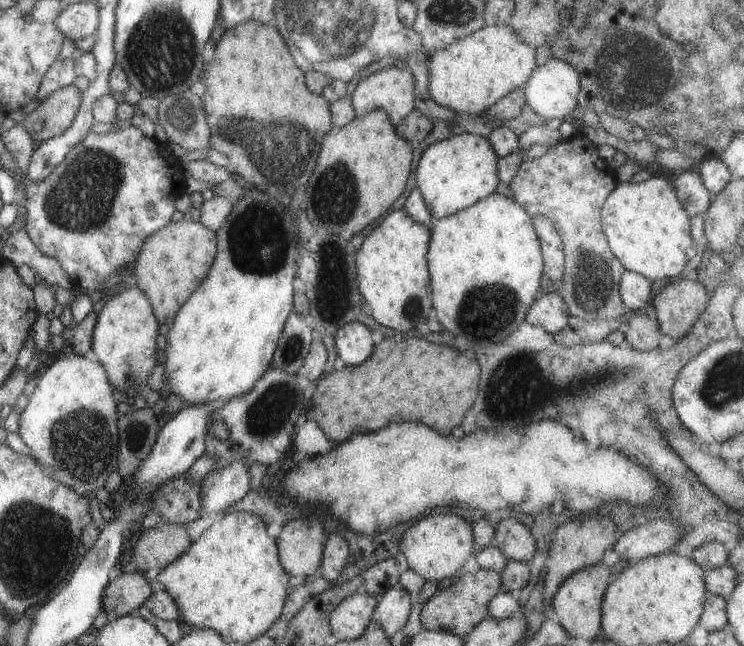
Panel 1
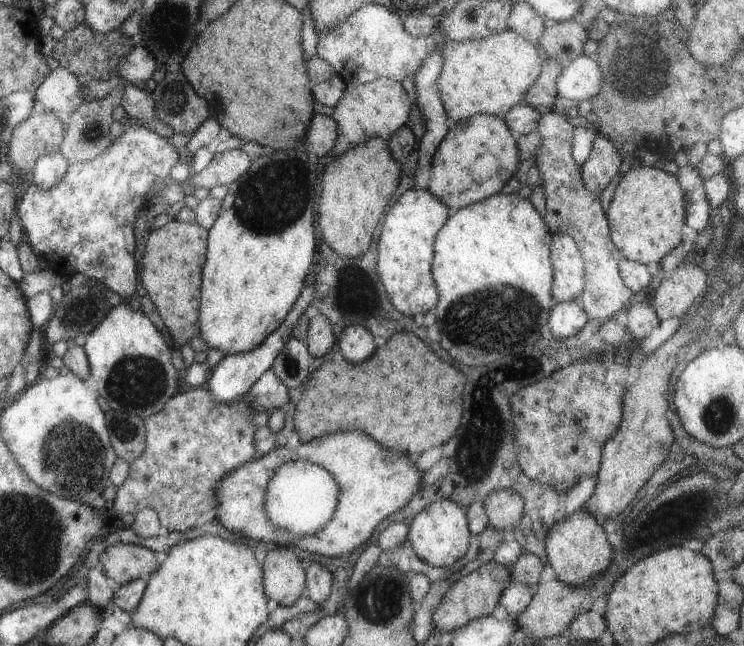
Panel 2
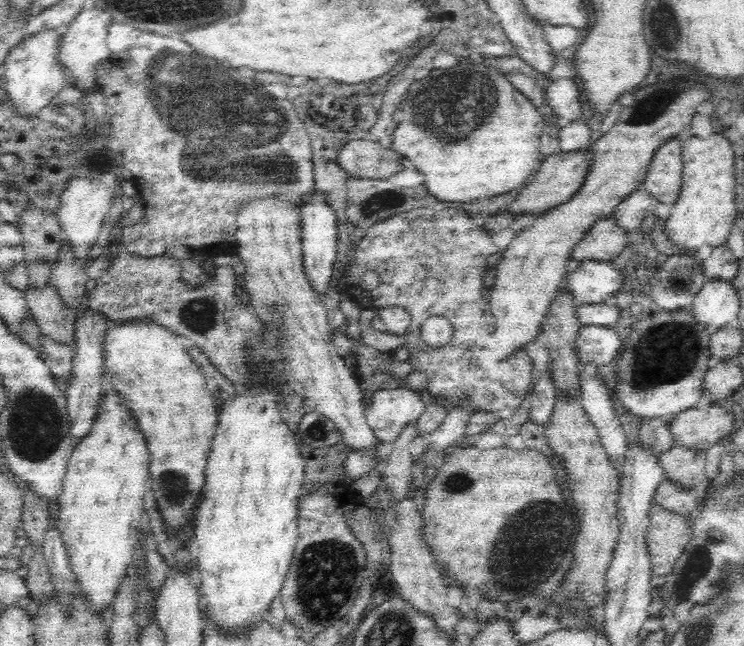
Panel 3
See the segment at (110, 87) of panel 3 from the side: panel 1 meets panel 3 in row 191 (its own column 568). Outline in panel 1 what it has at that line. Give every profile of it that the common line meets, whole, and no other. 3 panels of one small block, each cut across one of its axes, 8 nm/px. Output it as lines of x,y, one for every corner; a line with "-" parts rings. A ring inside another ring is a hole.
577,131
565,140
559,140
552,148
538,158
523,160
518,174
509,184
512,198
530,216
544,216
548,218
560,234
565,254
564,280
558,288
560,298
564,300
570,315
591,321
594,319
614,319
626,312
624,302
620,296
618,283
624,266
612,254
608,241
601,226
601,208
608,195
618,186
614,171
609,163
600,158
597,145
581,131

